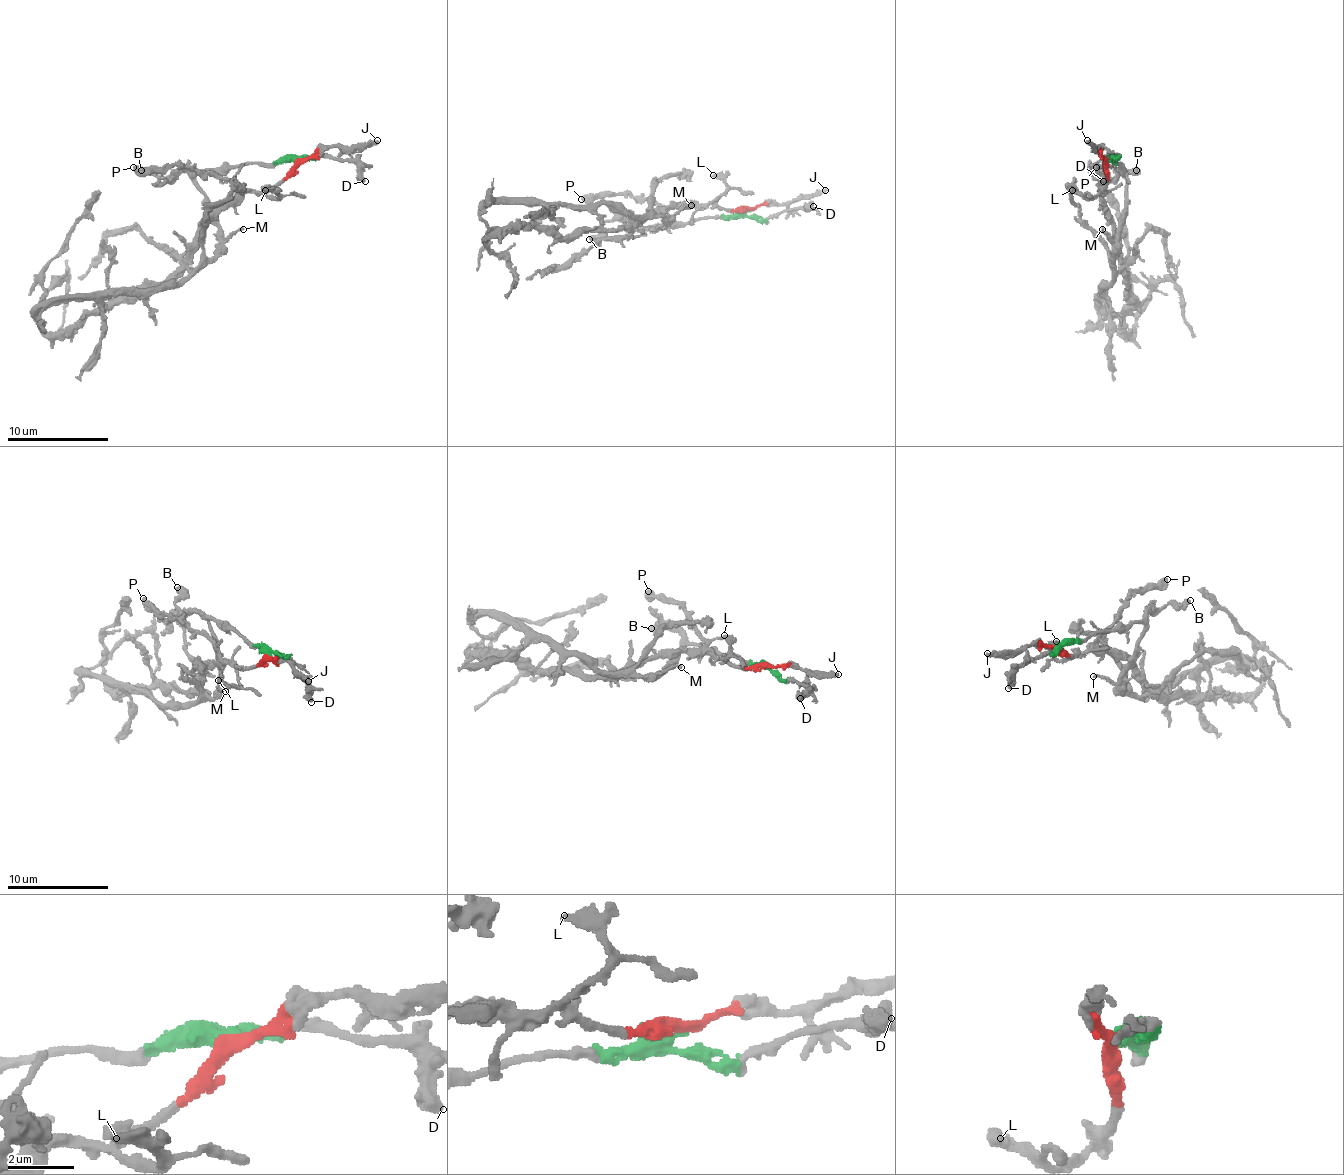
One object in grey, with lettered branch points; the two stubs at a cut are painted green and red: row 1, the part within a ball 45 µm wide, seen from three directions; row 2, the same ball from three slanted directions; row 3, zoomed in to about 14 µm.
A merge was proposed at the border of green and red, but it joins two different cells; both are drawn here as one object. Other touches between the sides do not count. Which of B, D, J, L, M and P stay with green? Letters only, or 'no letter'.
B, D, M

